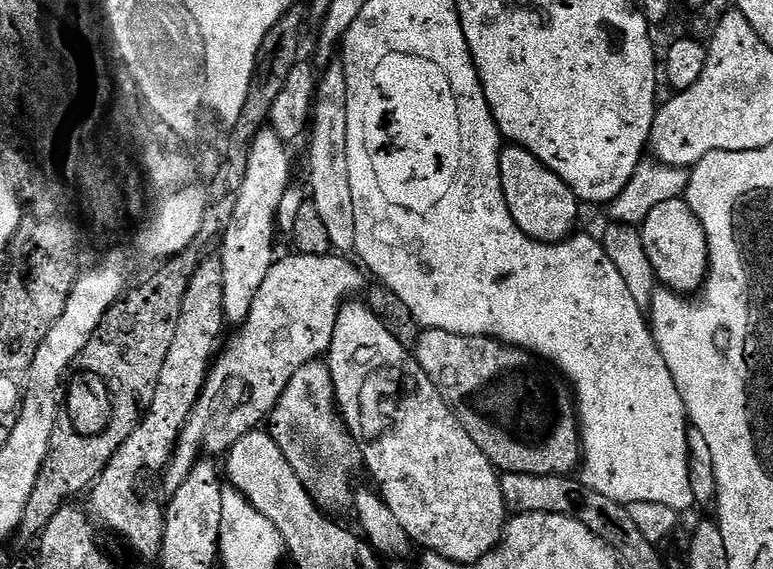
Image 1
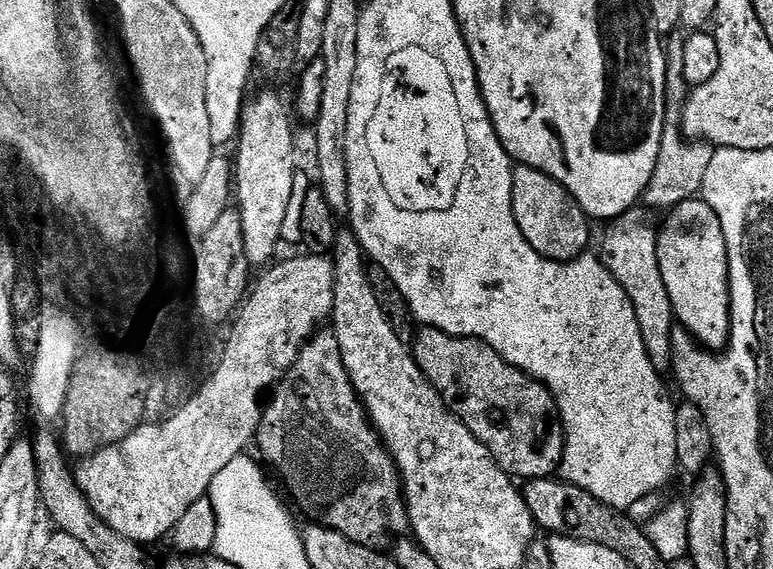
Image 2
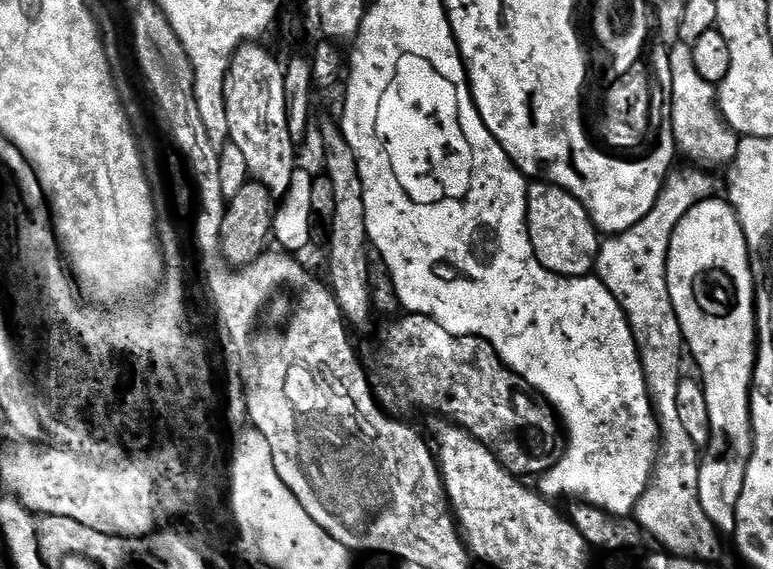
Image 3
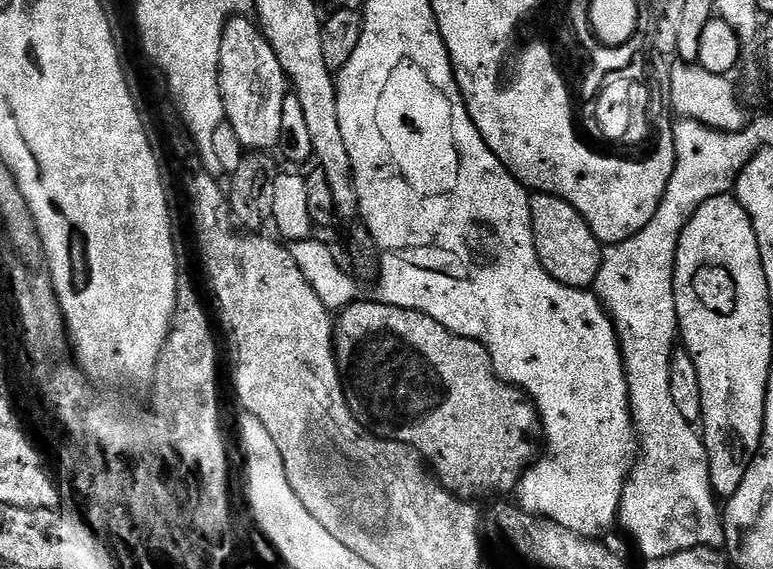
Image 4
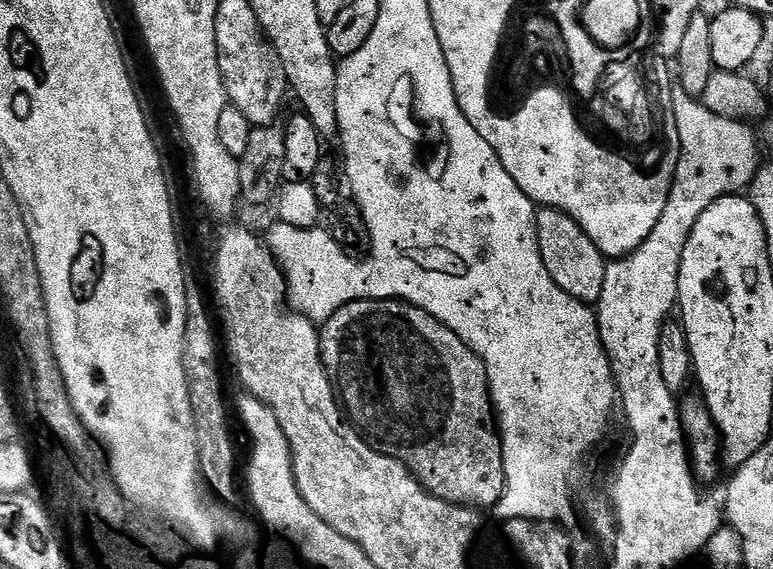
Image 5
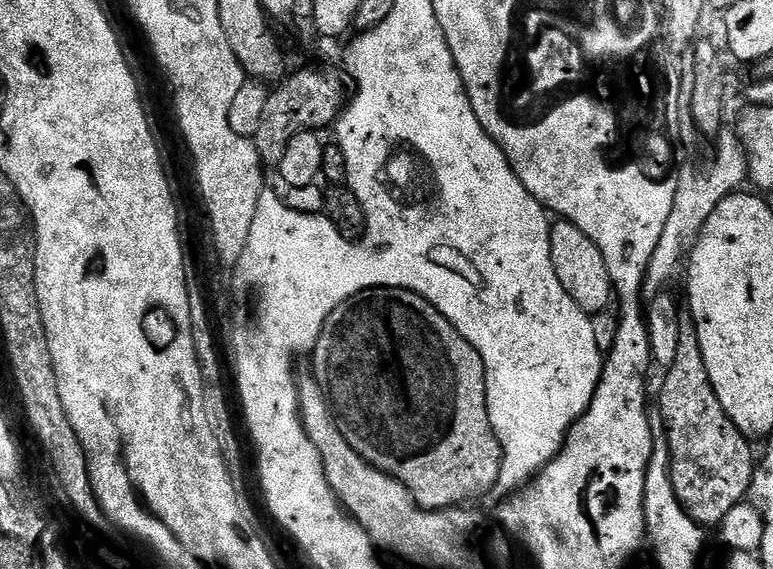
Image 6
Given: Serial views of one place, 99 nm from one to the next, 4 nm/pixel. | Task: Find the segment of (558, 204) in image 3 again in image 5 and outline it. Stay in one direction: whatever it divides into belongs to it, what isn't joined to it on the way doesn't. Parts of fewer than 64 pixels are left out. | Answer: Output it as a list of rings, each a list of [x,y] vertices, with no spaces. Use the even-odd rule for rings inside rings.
[[[541,207],[536,213],[536,233],[538,234],[538,250],[542,254],[542,262],[546,270],[550,270],[550,278],[570,294],[570,298],[578,298],[583,304],[596,306],[602,298],[605,285],[607,263],[606,257],[590,242],[586,230],[574,222],[562,210]]]

